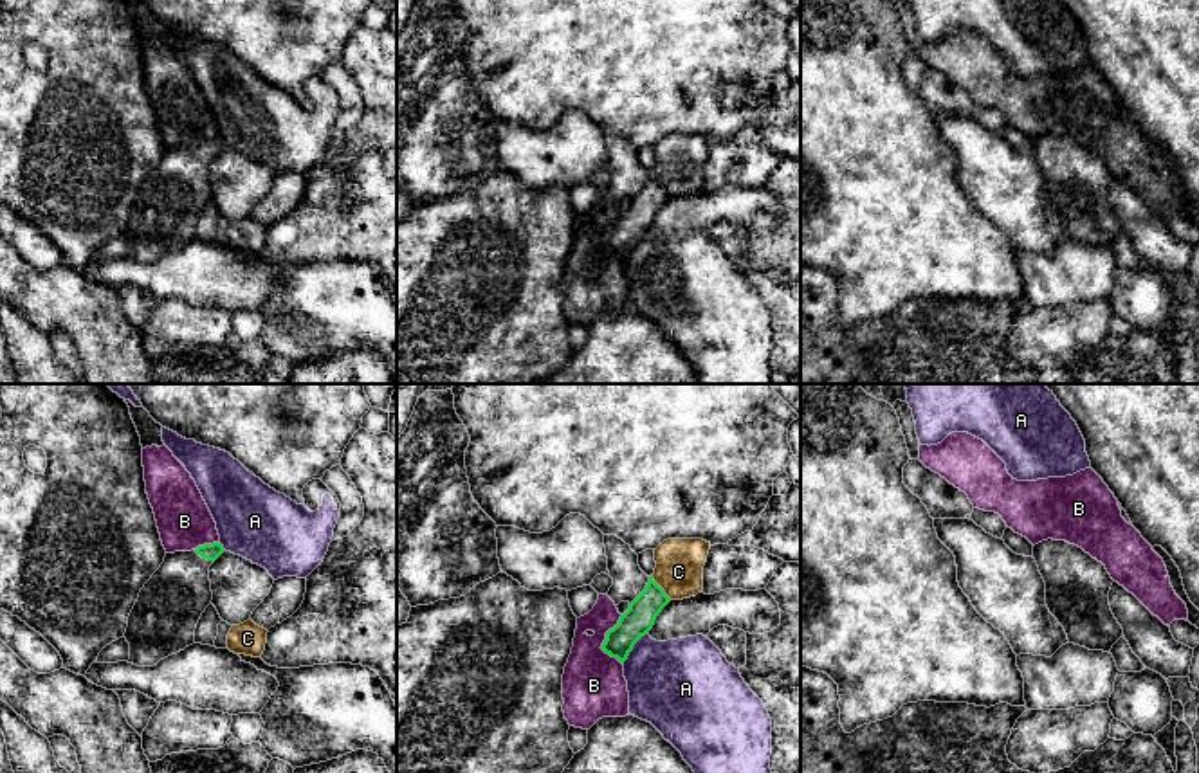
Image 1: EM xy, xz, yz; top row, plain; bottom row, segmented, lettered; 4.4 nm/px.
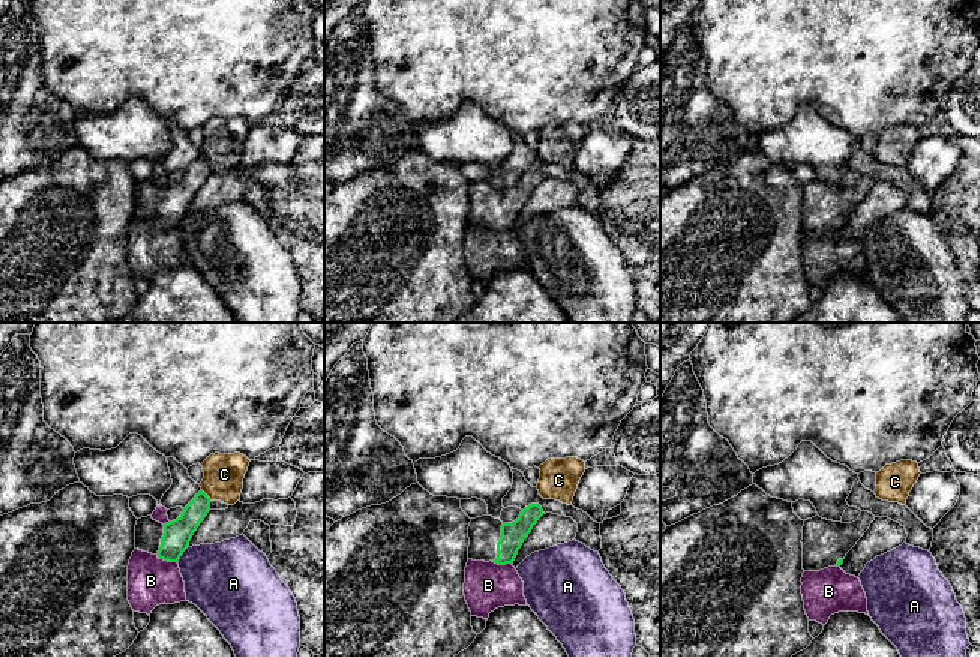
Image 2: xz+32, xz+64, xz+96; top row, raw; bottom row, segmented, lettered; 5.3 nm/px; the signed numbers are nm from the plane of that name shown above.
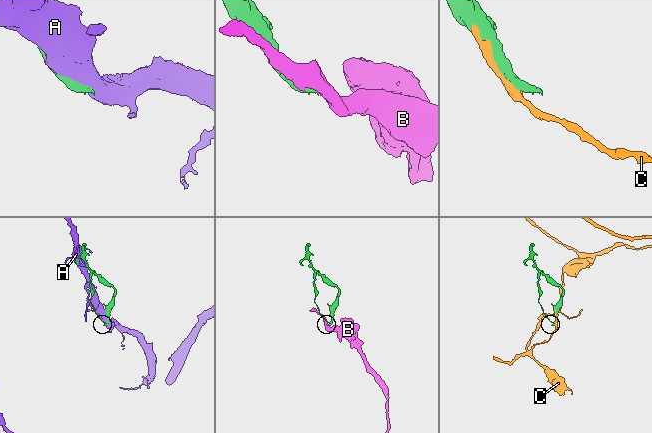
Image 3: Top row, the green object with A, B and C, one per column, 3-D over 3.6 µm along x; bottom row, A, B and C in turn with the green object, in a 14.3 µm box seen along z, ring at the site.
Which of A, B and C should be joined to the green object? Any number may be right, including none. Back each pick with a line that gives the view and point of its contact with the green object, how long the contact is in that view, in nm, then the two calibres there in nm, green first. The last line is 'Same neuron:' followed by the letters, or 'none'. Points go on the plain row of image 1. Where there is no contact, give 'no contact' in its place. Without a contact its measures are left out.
Same neuron: none

